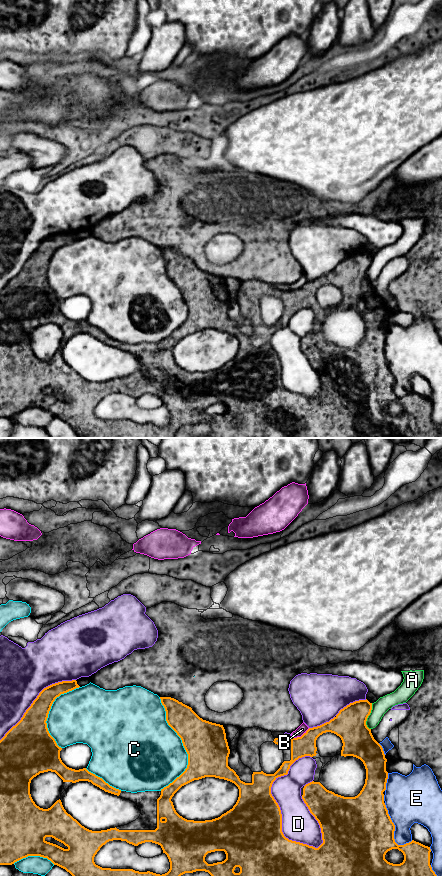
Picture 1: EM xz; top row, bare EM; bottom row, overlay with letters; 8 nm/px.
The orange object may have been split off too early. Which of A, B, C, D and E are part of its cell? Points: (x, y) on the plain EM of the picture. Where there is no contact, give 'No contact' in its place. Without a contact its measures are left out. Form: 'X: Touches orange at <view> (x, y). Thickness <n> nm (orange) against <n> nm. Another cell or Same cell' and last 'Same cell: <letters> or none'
A: Touches orange at xz (368, 267). Thickness 260 nm (orange) against 120 nm. Another cell
B: Touches orange at xz (301, 288). Thickness 160 nm (orange) against 70 nm. Another cell
C: Touches orange at xz (183, 297). Thickness 340 nm (orange) against 500 nm. Another cell
D: Touches orange at xz (278, 357). Thickness 440 nm (orange) against 280 nm. Another cell
E: Touches orange at xz (394, 382). Thickness 500 nm (orange) against 340 nm. Another cell
Same cell: none

